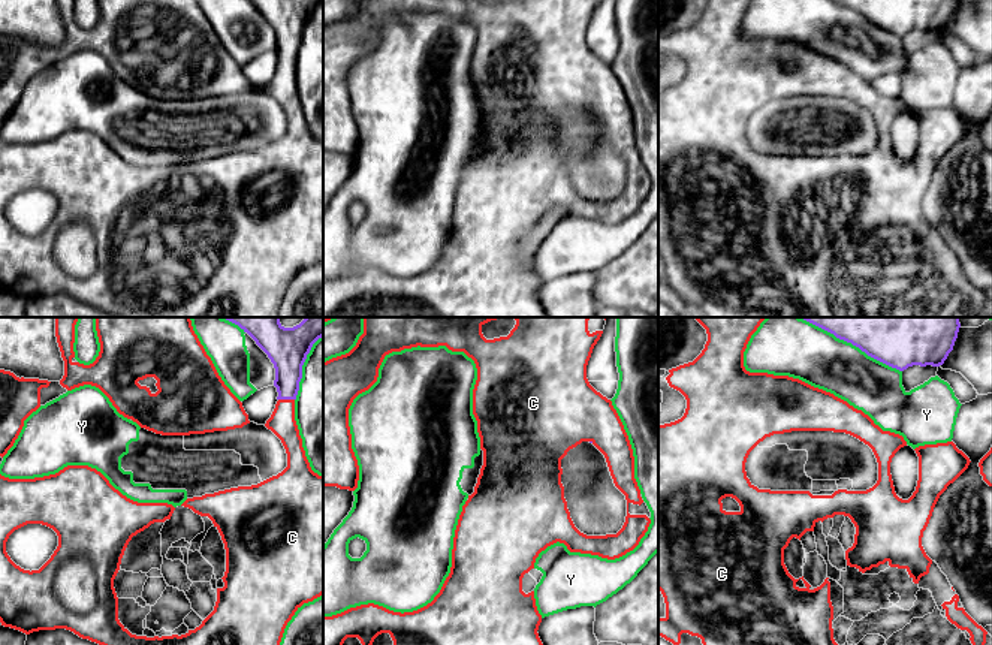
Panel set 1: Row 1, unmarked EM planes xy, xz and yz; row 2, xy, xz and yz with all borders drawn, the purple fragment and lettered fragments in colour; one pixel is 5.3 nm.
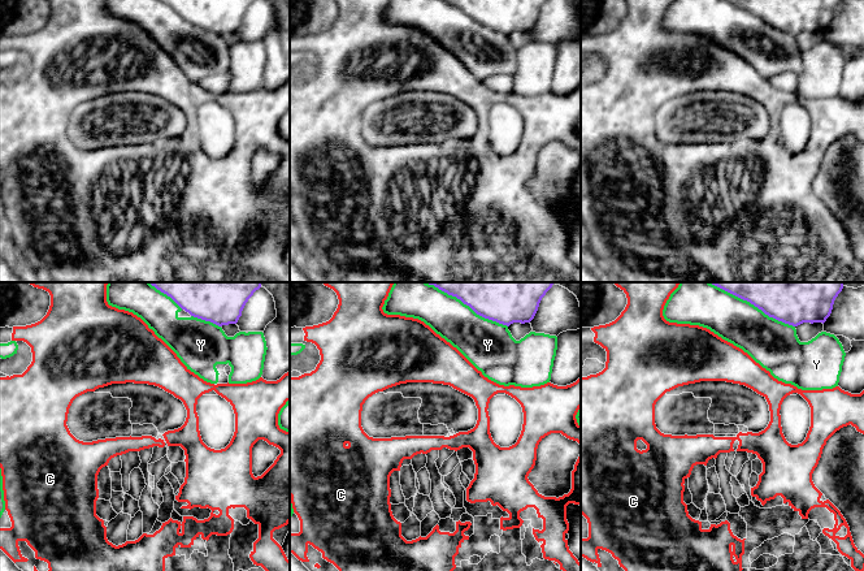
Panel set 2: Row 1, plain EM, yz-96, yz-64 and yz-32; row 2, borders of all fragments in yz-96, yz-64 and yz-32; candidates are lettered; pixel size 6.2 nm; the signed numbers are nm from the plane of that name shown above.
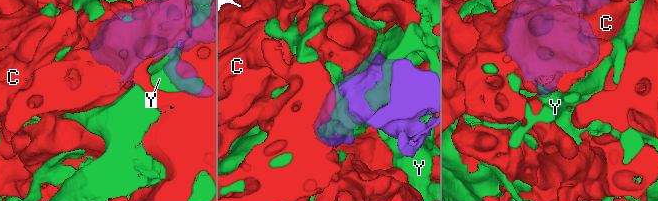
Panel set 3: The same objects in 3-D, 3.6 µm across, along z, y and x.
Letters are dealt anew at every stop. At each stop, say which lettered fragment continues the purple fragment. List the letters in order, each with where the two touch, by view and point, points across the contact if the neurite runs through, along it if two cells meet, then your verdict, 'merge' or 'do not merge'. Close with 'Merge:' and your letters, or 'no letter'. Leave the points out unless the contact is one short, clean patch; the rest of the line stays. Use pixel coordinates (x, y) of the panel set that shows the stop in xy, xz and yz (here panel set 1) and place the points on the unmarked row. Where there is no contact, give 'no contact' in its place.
C: xy (286, 63) | merge
Y: yz (868, 20) | do not merge
Merge: C

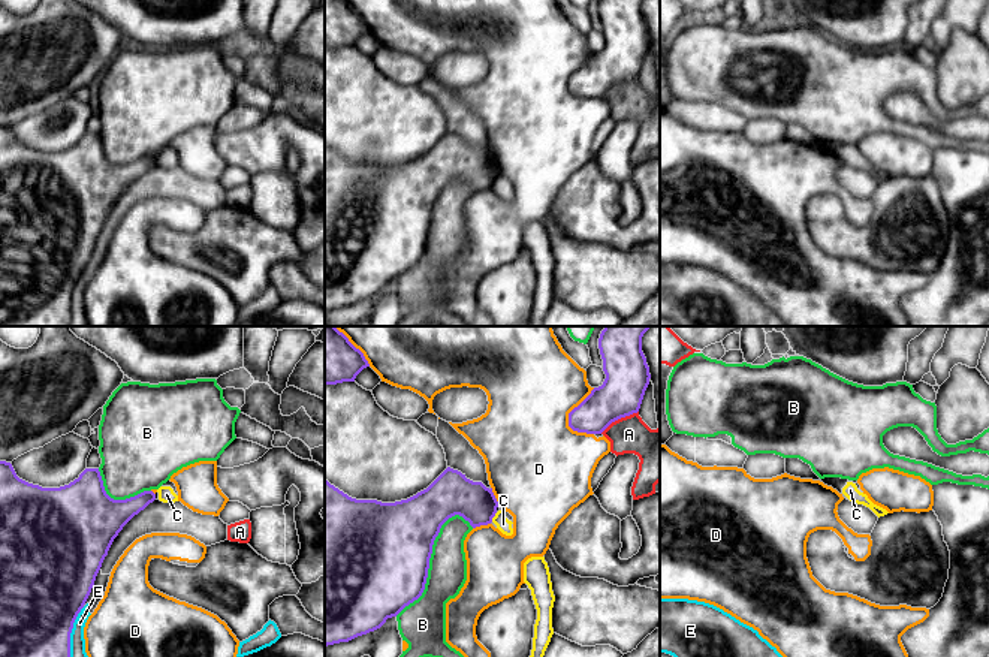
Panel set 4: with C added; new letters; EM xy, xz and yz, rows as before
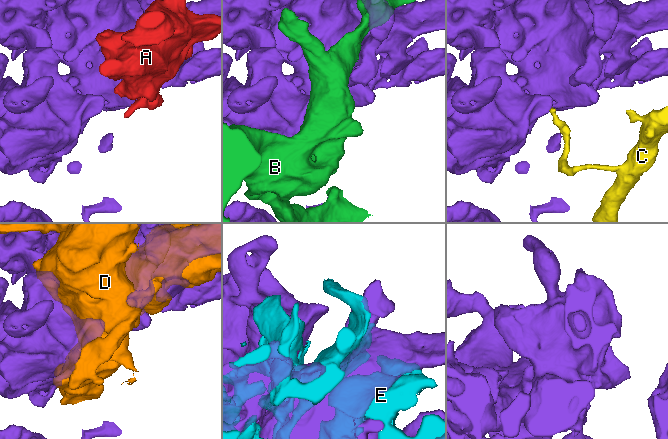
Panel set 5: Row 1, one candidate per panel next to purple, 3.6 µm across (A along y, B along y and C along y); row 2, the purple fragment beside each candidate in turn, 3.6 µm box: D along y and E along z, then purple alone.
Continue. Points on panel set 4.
A: xz (618, 83) | do not merge
B: xz (428, 228) | do not merge
C: xz (494, 180) | along xz (497, 177), (491, 186) | do not merge
D: xz (572, 75) | do not merge
E: xy (71, 297) | do not merge
Merge: no letter

